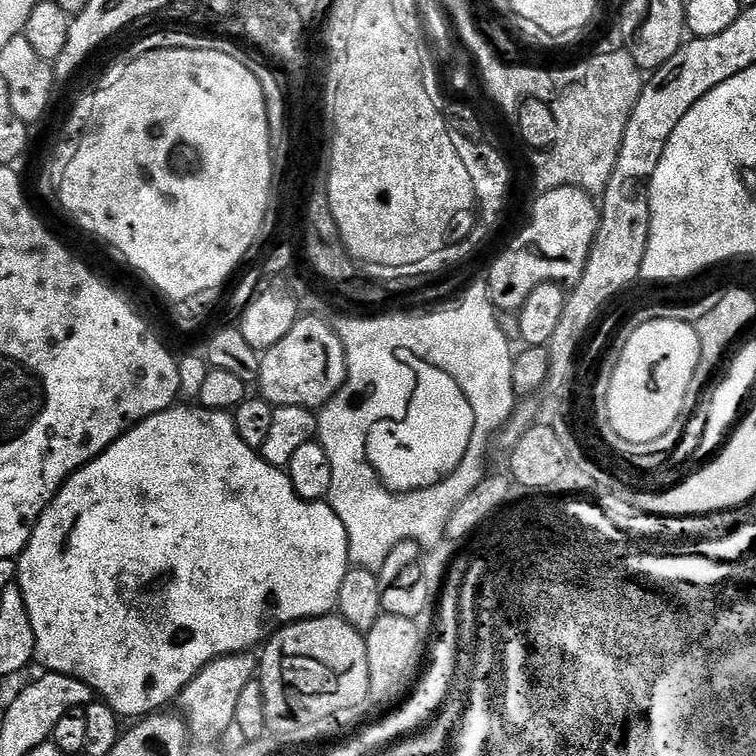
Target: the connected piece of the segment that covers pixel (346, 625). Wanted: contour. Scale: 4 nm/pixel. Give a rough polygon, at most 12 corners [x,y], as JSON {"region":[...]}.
{"region":[[338,614],[273,631],[266,729],[328,740],[370,709],[365,633]]}

